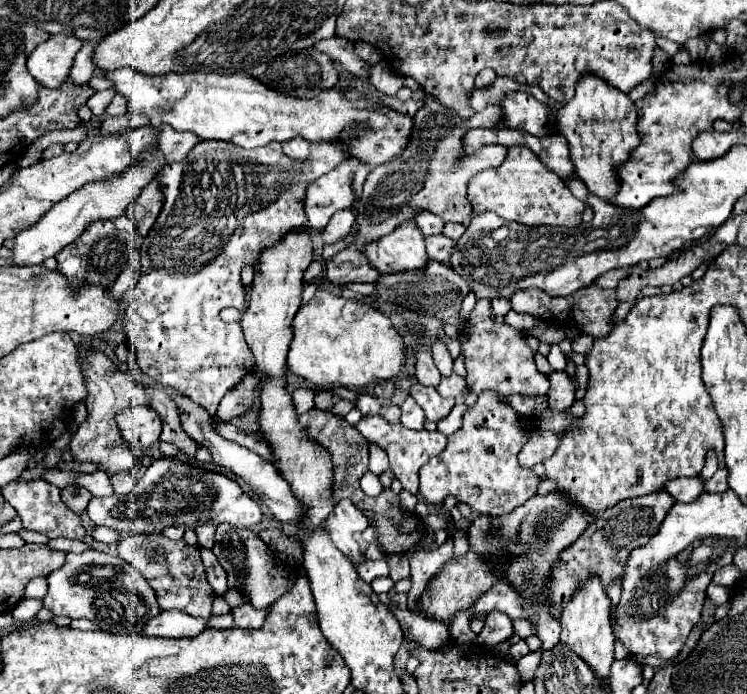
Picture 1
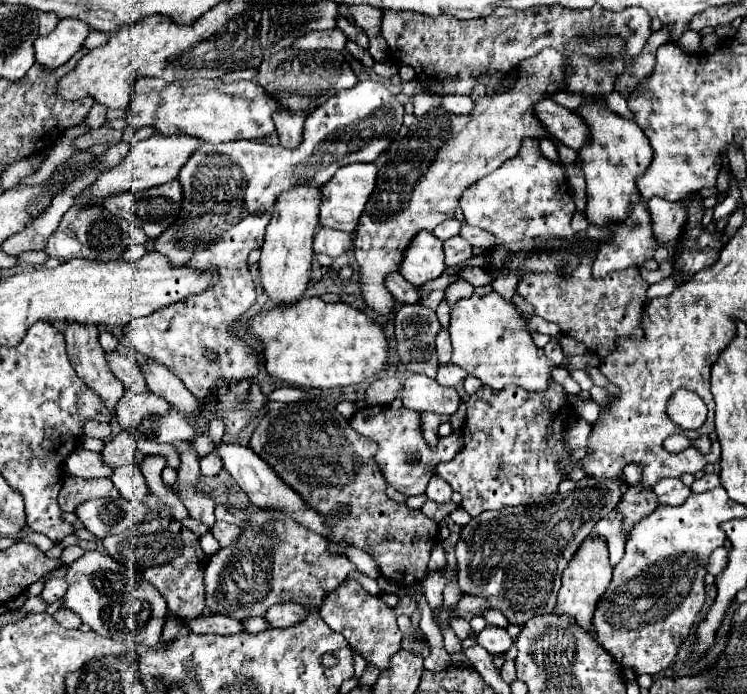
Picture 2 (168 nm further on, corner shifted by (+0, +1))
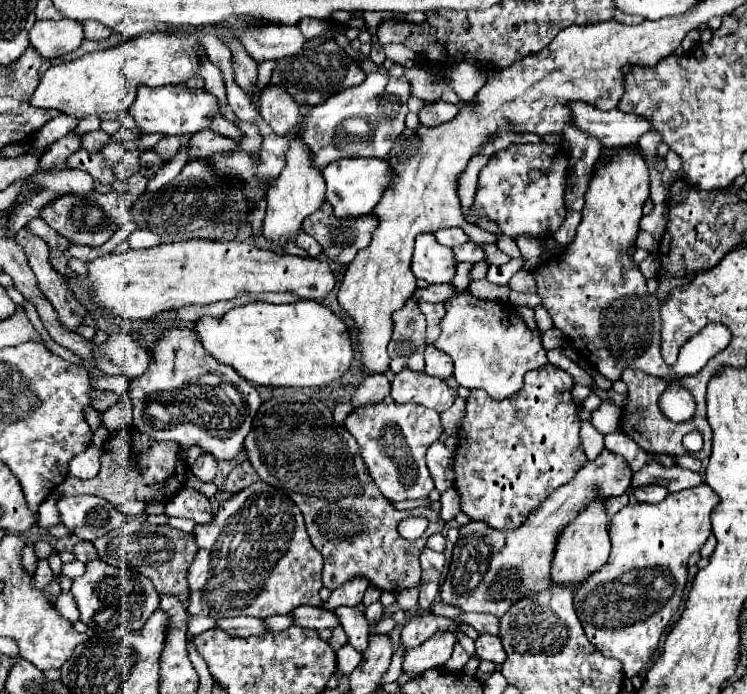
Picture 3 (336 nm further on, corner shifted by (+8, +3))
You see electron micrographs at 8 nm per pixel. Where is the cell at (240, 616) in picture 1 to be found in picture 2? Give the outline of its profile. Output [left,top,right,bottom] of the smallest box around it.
[263,603,305,627]

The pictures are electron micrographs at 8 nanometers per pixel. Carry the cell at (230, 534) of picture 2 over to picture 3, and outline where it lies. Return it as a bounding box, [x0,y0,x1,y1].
[165,487,213,523]

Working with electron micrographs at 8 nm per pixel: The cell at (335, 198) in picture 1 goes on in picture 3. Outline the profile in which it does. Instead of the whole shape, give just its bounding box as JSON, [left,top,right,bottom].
[323,159,393,217]

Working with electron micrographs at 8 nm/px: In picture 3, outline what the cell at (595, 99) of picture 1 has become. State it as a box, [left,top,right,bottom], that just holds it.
[533,149,731,423]

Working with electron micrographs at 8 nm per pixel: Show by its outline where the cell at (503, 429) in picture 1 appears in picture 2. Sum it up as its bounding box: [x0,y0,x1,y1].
[433,381,569,517]

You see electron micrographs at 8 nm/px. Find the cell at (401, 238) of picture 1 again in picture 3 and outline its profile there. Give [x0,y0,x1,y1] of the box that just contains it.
[411,233,457,283]

